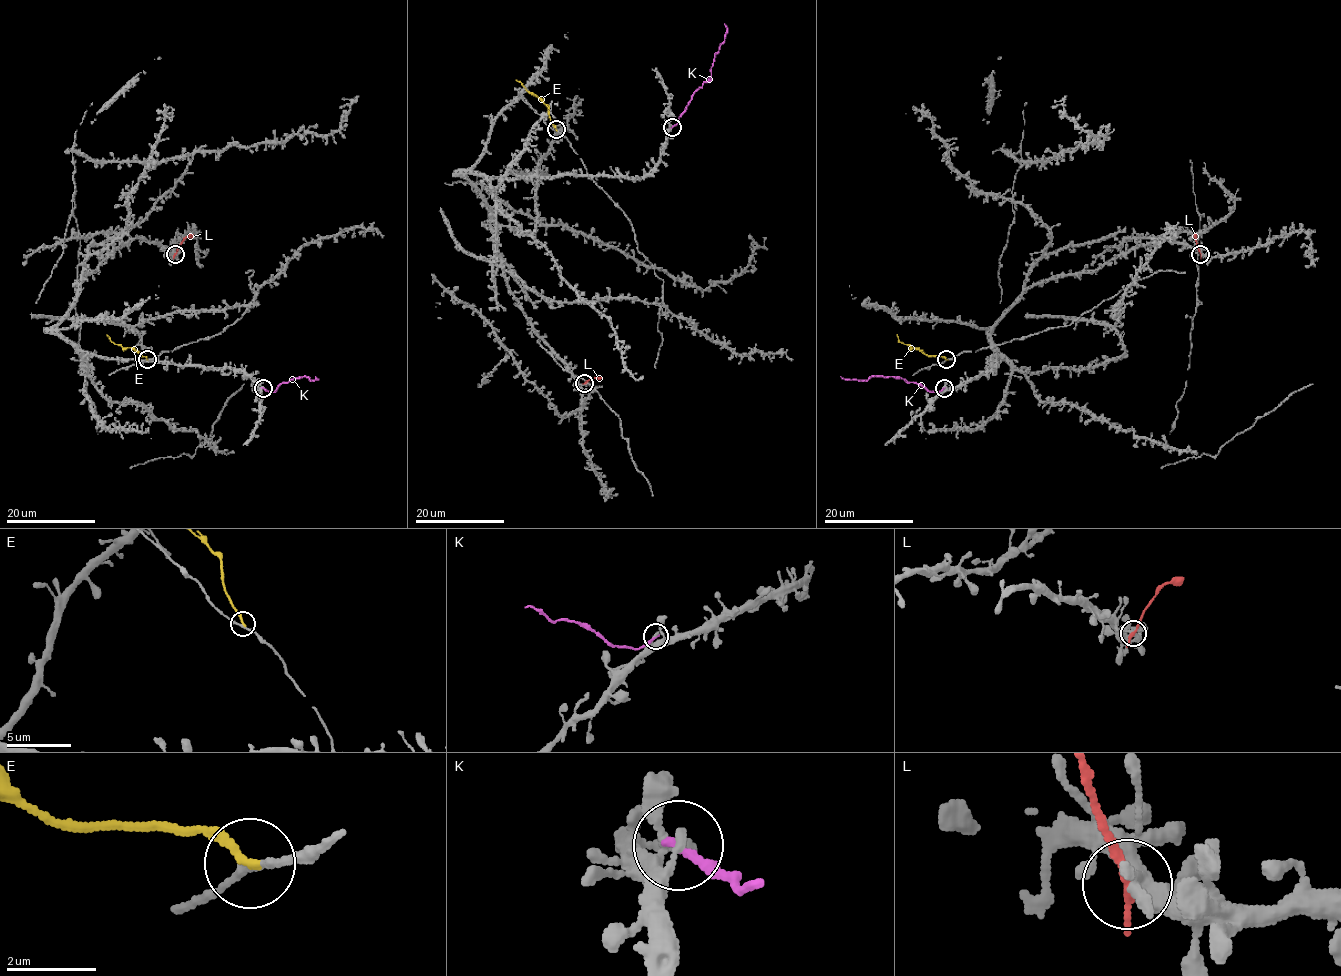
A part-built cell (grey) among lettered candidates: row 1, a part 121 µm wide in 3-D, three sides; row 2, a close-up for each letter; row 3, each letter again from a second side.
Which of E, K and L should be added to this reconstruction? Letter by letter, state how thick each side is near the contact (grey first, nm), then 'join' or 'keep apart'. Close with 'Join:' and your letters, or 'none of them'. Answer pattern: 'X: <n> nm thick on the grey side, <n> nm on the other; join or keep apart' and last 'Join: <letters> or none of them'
E: 170 nm thick on the grey side, 200 nm on the other; keep apart
K: 240 nm thick on the grey side, 190 nm on the other; keep apart
L: 240 nm thick on the grey side, 240 nm on the other; keep apart
Join: none of them

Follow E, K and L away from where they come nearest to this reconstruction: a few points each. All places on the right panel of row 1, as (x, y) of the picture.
E: (947, 360), (926, 355), (917, 347), (901, 343), (897, 334)
K: (943, 387), (939, 392), (929, 392), (922, 386), (892, 376), (871, 376), (867, 380), (845, 380), (840, 376)
L: (1201, 254), (1195, 234)

